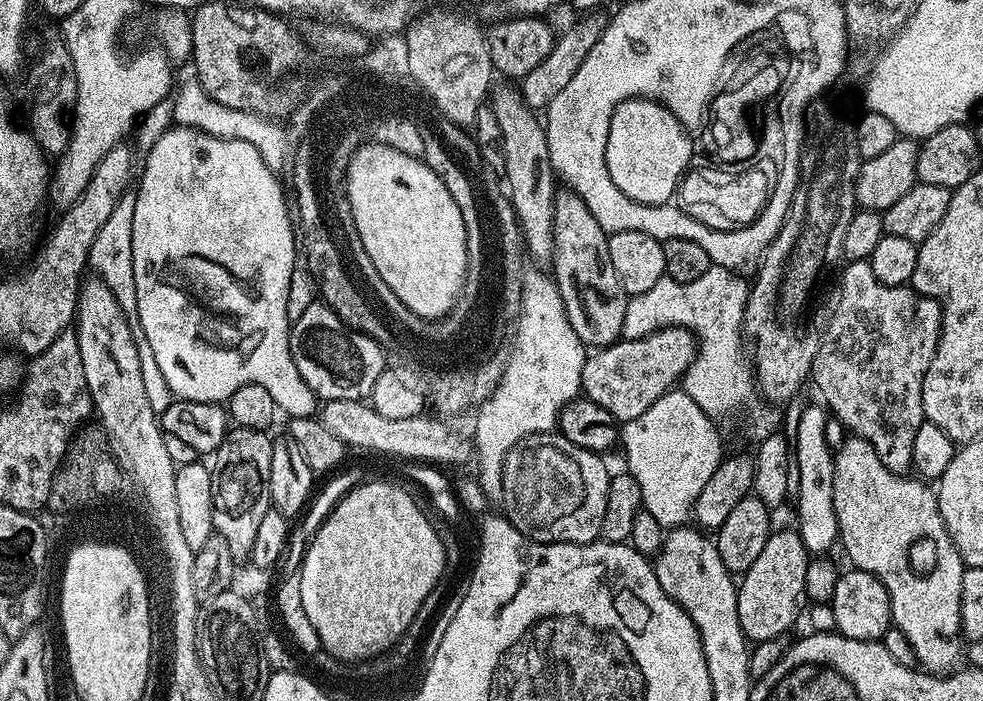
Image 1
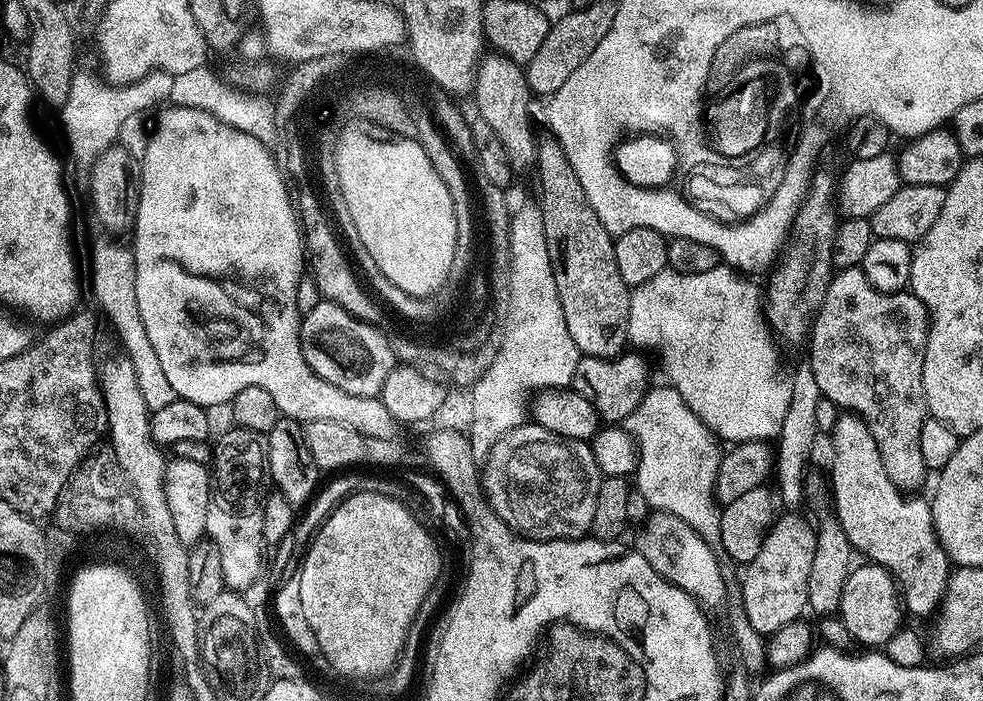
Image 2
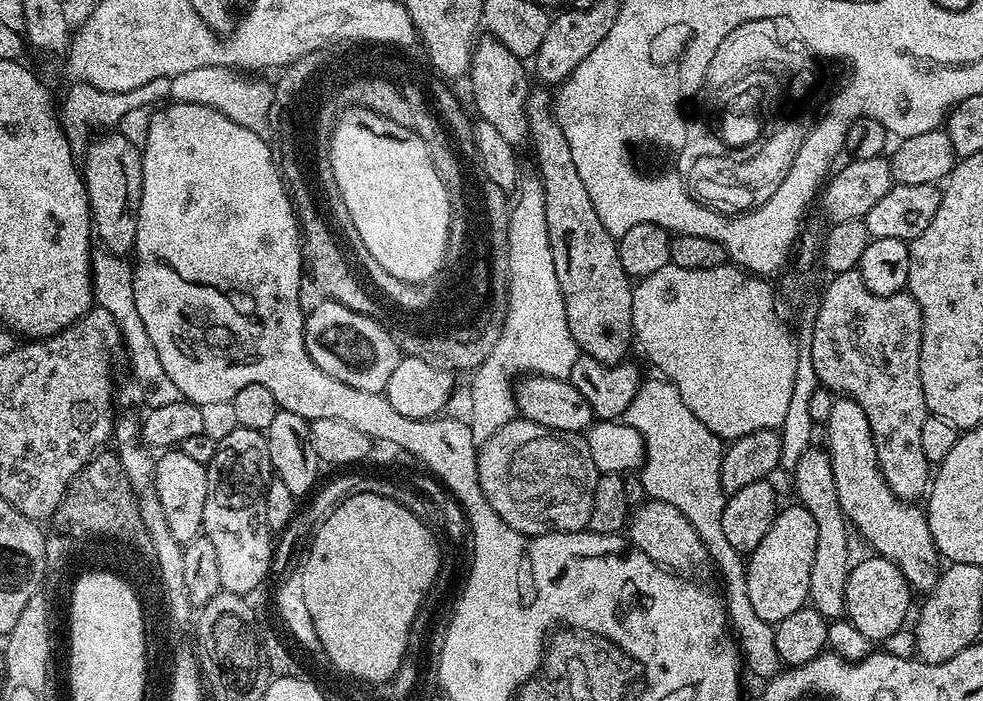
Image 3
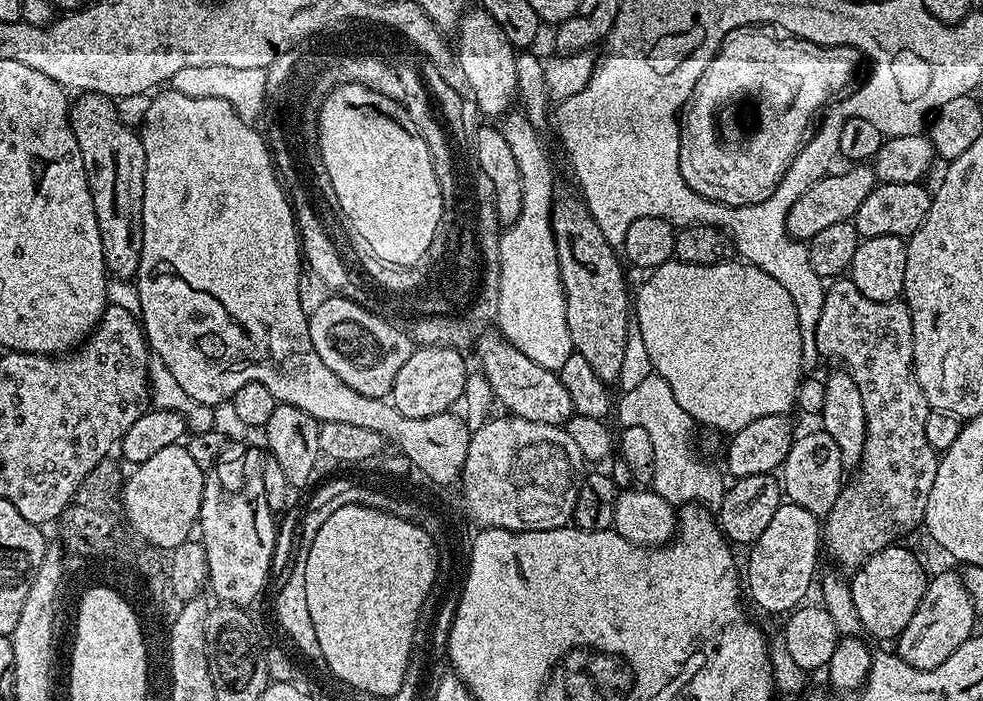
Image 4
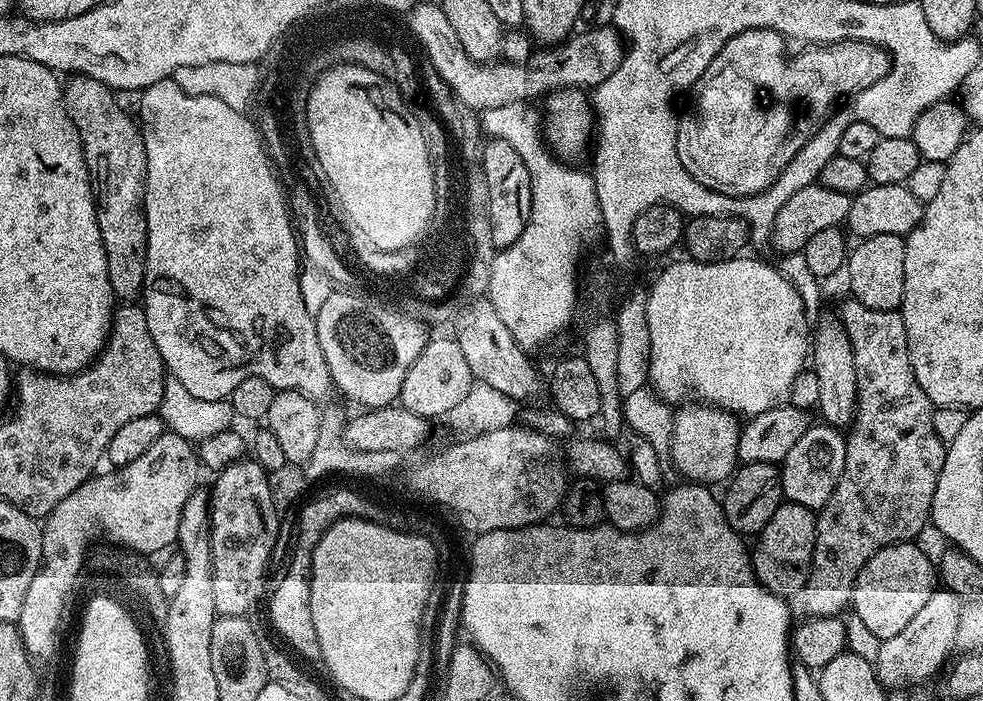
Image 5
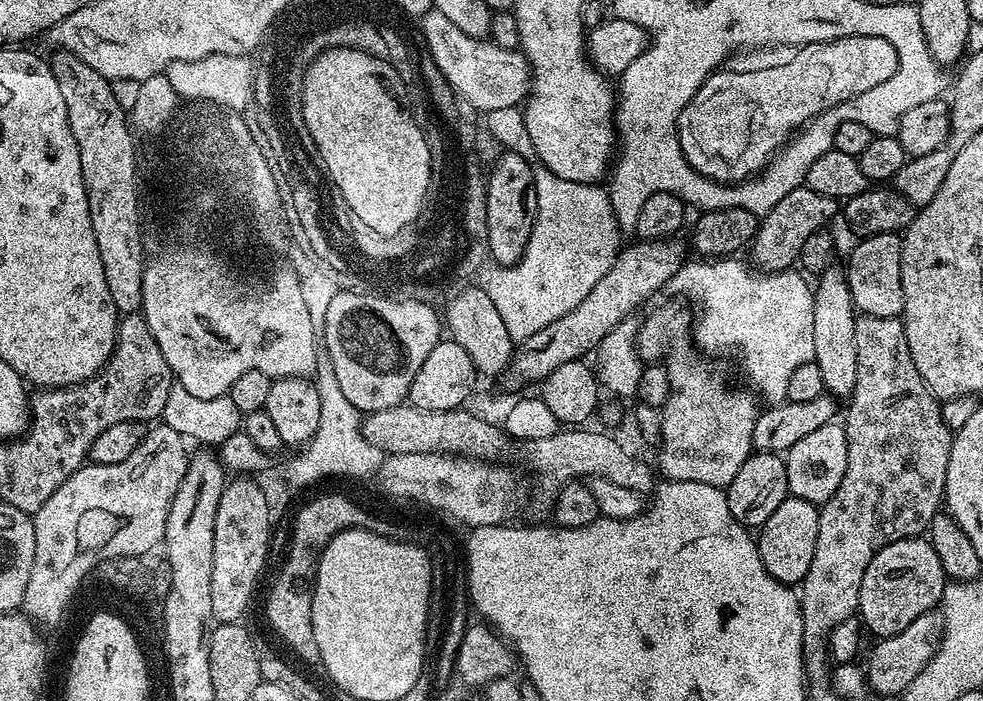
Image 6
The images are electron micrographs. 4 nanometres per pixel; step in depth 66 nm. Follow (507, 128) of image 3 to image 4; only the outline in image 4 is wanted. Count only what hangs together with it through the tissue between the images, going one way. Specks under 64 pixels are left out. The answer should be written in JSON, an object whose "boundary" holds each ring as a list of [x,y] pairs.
{"boundary":[[[479,6],[469,7],[460,19],[460,24],[454,30],[456,44],[454,48],[454,60],[460,63],[460,72],[476,99],[476,104],[488,116],[499,118],[513,107],[518,93],[516,83],[518,82],[518,70],[516,69],[517,49],[512,47],[506,34],[490,18],[486,9]]]}

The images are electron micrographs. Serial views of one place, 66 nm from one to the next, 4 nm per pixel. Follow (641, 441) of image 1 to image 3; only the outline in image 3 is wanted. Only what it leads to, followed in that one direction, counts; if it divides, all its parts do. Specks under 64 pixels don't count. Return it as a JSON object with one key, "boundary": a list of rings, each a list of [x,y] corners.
{"boundary":[[[645,379],[641,383],[630,406],[626,406],[622,417],[623,422],[638,430],[645,440],[645,460],[643,467],[638,472],[640,480],[644,483],[647,495],[651,499],[661,500],[674,506],[674,510],[681,512],[694,526],[696,533],[700,535],[707,559],[710,564],[712,560],[717,574],[724,579],[724,592],[722,591],[724,611],[728,617],[731,631],[742,651],[747,671],[749,668],[754,675],[764,676],[763,678],[778,676],[782,671],[782,661],[778,654],[778,646],[774,646],[775,627],[766,623],[762,618],[758,618],[754,606],[750,606],[750,594],[746,594],[746,578],[744,577],[745,557],[738,550],[734,550],[734,546],[730,546],[730,542],[726,542],[726,534],[722,530],[722,510],[726,494],[722,490],[720,467],[725,445],[720,437],[715,436],[710,430],[706,430],[706,426],[702,426],[702,422],[698,418],[694,418],[694,414],[690,414],[690,406],[686,406],[686,402],[682,402],[682,394],[678,394],[678,390],[668,379],[655,379]]]}

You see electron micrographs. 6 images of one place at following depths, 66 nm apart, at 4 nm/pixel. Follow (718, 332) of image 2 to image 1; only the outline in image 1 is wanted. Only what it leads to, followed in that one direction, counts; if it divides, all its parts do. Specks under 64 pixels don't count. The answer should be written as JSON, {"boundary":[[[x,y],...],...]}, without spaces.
{"boundary":[[[715,266],[706,270],[702,278],[685,284],[674,282],[674,278],[665,274],[658,282],[654,282],[654,286],[650,286],[650,290],[646,290],[646,294],[629,299],[622,336],[626,340],[640,340],[660,328],[689,328],[698,341],[698,347],[694,362],[682,377],[683,391],[688,392],[690,398],[702,406],[704,413],[713,418],[741,412],[753,441],[759,442],[777,431],[782,416],[774,409],[767,408],[772,406],[758,395],[754,368],[742,335],[750,287],[749,281],[744,279],[741,273]]]}

